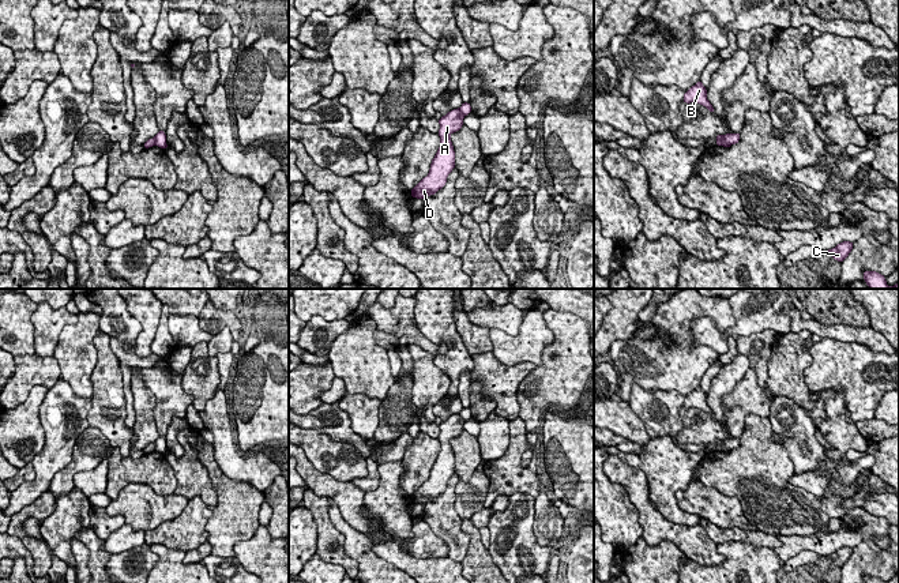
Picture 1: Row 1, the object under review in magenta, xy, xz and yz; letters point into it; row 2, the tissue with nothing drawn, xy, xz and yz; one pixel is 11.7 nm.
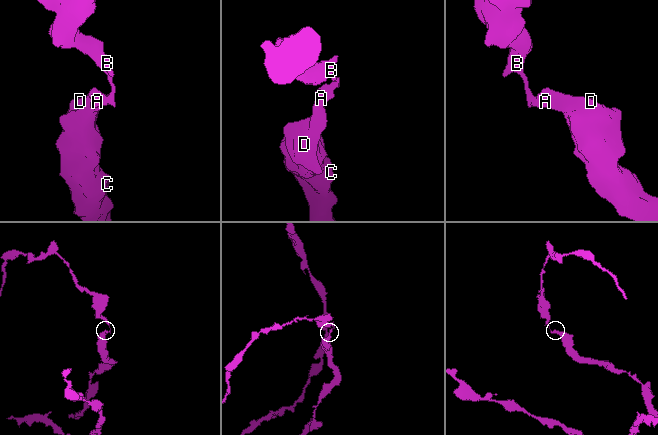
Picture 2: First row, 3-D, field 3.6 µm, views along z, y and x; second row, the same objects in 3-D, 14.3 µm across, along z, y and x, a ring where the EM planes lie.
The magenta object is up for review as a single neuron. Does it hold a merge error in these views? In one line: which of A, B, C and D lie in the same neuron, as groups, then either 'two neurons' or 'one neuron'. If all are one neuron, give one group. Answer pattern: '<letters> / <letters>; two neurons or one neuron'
A C D / B; two neurons

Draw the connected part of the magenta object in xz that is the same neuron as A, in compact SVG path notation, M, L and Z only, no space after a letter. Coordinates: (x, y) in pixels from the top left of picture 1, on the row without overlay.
M459 414L439 424L440 452L432 464L428 481L410 496L411 503L426 504L445 490L448 479L455 473L455 456L450 441L463 432L463 424L464 420Z

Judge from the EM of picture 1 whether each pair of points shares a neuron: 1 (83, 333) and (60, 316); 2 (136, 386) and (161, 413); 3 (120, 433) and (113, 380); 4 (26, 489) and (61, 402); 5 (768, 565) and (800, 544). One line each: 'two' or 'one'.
1: two
2: two
3: one
4: one
5: two

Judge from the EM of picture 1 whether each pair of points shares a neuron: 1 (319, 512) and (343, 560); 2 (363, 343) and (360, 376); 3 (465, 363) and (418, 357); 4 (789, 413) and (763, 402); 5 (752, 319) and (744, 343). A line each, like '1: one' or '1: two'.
1: one
2: one
3: two
4: two
5: two

